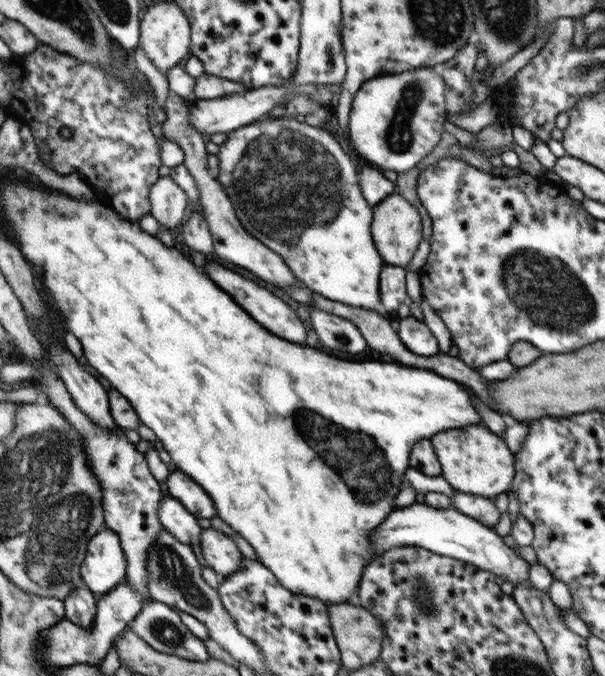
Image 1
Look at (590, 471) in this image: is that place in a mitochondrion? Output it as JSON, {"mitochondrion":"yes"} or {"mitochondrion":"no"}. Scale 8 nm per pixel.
{"mitochondrion":"no"}

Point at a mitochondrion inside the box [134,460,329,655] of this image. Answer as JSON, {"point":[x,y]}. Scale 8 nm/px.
{"point":[172,567]}

